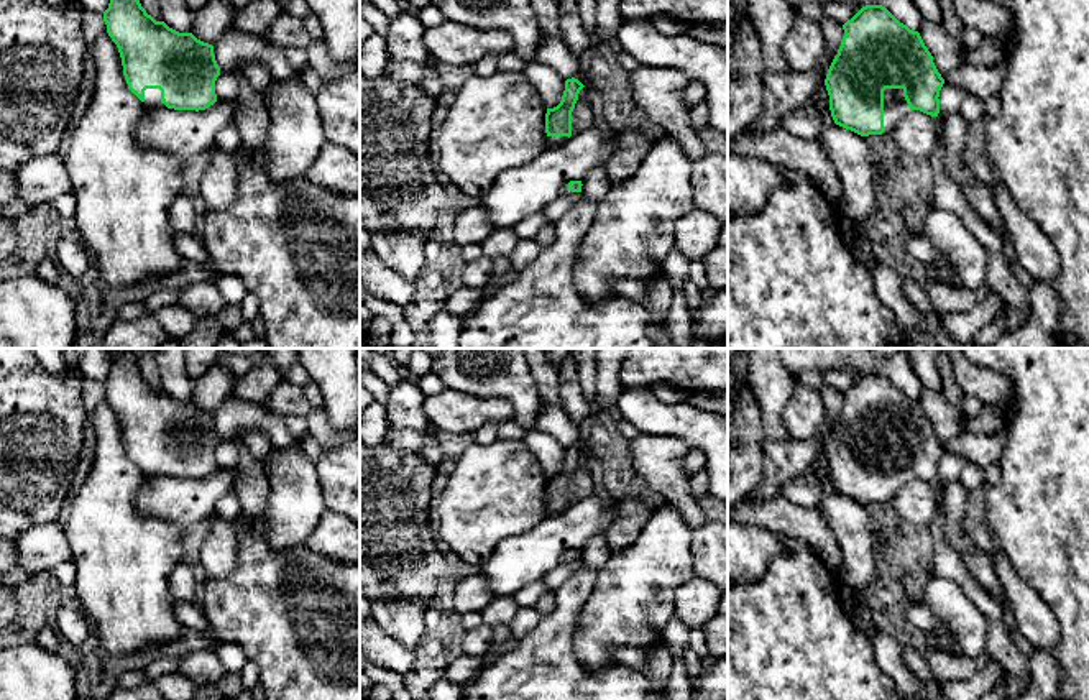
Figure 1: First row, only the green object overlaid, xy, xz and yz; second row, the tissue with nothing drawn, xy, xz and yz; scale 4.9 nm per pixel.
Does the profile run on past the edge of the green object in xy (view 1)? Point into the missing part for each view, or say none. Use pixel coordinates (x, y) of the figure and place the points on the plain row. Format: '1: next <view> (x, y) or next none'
1: next xy (151, 464)

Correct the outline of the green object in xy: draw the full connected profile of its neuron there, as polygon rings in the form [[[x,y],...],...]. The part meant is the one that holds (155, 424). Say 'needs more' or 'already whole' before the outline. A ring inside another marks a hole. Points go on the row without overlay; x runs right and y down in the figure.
needs more; [[[103,348],[110,357],[110,371],[103,380],[107,401],[117,412],[128,457],[149,477],[205,478],[217,470],[215,449],[220,435],[214,414],[192,401],[179,401],[156,389],[138,368],[131,348]]]

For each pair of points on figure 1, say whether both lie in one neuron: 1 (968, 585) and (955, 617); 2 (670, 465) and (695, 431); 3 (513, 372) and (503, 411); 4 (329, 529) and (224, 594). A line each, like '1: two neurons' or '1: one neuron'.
1: two neurons
2: two neurons
3: two neurons
4: two neurons

